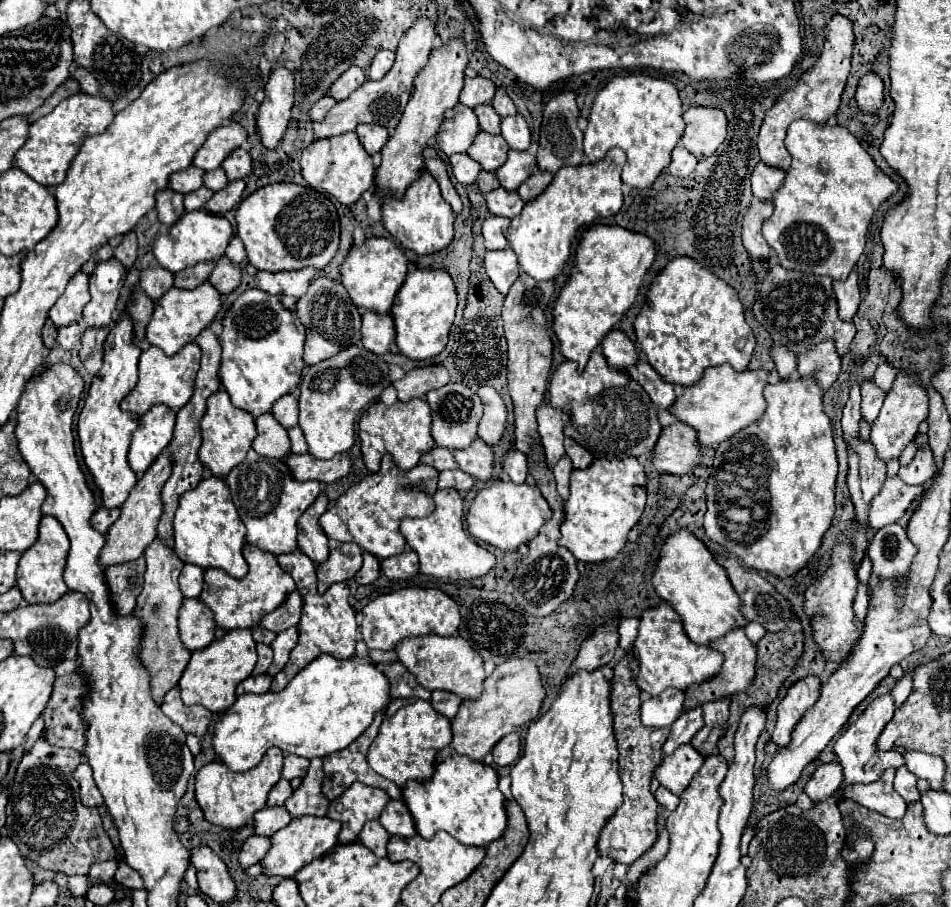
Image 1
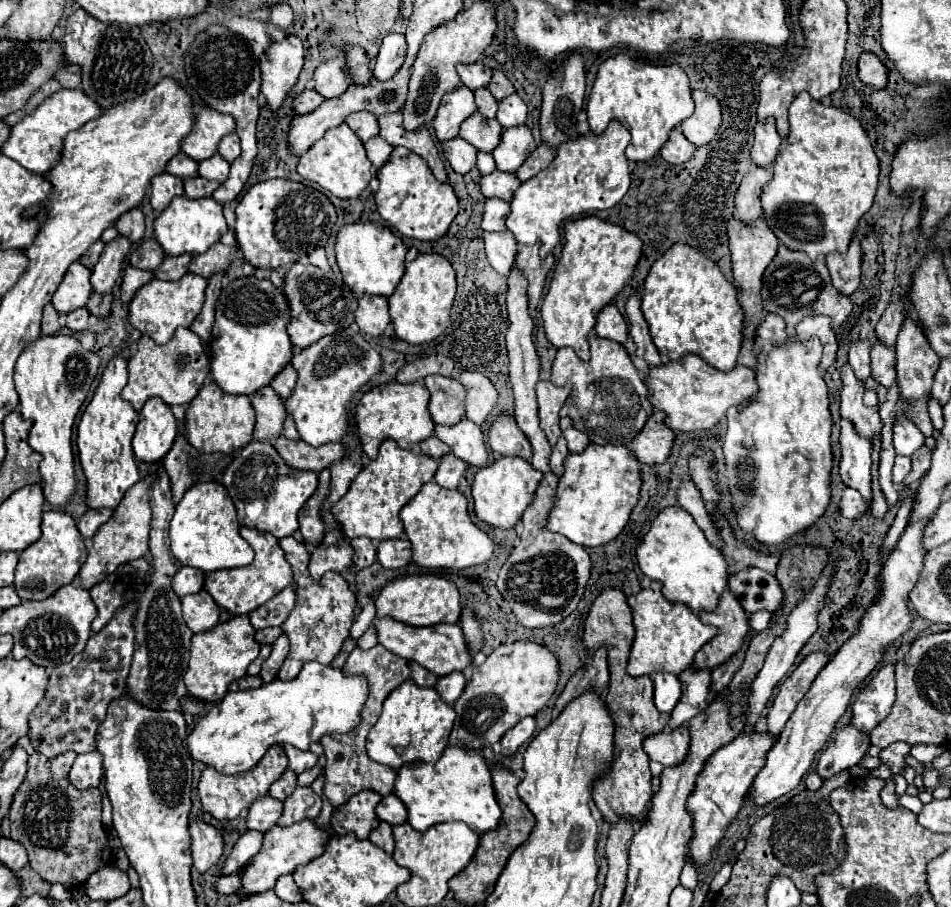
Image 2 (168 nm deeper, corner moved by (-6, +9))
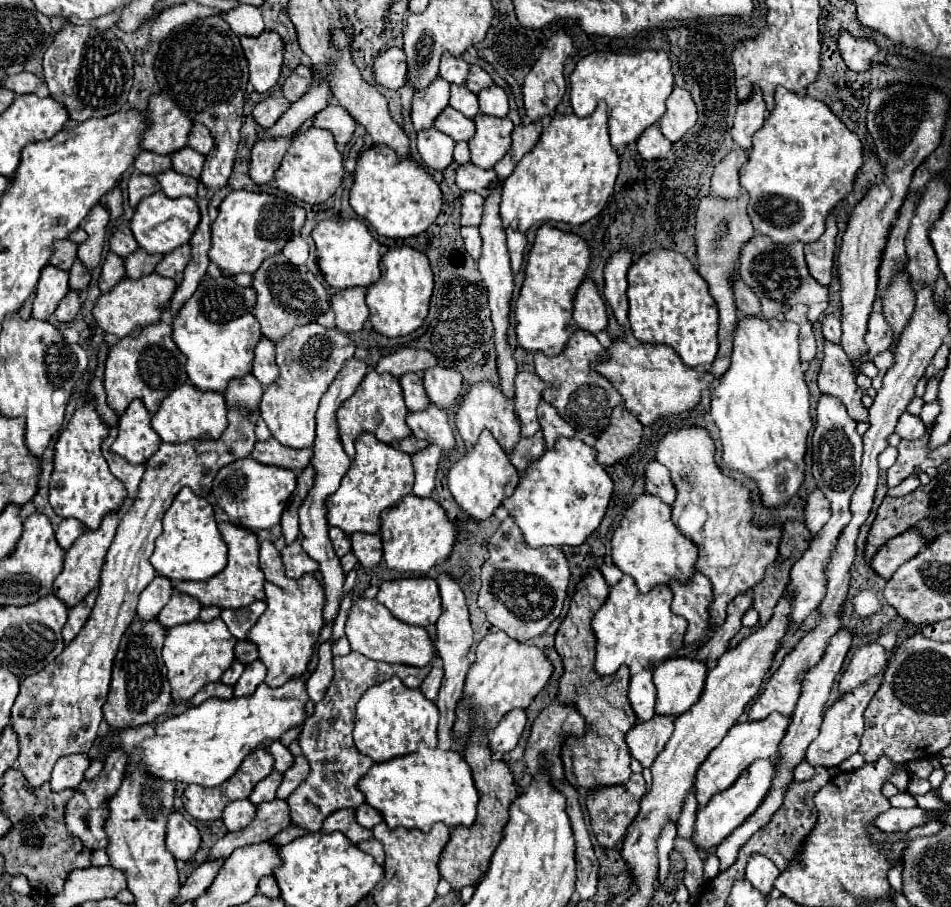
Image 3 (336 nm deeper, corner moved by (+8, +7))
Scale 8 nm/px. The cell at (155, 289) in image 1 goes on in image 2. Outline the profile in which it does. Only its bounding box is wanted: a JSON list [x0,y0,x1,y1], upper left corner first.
[131,240,165,272]

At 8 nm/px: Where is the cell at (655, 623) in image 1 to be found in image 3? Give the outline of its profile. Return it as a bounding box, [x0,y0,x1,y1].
[591,576,687,676]

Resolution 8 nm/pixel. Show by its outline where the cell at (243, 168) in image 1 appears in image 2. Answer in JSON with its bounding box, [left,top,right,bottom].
[219,134,241,162]

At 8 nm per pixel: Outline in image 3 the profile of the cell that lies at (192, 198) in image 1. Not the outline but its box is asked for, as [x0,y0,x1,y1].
[155,170,197,198]

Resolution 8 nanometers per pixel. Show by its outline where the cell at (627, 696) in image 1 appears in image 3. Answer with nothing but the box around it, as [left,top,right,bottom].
[555,568,637,790]

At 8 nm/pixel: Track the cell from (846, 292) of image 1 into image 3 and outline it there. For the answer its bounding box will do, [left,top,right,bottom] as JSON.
[805,214,837,286]

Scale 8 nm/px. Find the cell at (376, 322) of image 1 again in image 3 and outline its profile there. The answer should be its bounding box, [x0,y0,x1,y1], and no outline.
[331,288,369,334]

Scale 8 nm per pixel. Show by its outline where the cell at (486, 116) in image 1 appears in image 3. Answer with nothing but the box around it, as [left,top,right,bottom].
[449,86,479,118]

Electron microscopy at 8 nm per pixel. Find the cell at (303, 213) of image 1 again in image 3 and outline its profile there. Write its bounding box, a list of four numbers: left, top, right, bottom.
[209,190,305,274]

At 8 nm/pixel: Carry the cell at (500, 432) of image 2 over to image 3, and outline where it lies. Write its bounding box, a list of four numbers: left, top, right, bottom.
[453,380,521,452]

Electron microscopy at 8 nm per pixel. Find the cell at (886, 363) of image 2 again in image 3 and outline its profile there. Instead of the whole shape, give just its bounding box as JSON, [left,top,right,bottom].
[865,308,893,358]

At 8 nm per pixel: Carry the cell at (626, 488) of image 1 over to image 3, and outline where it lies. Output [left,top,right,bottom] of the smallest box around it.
[501,438,613,546]

